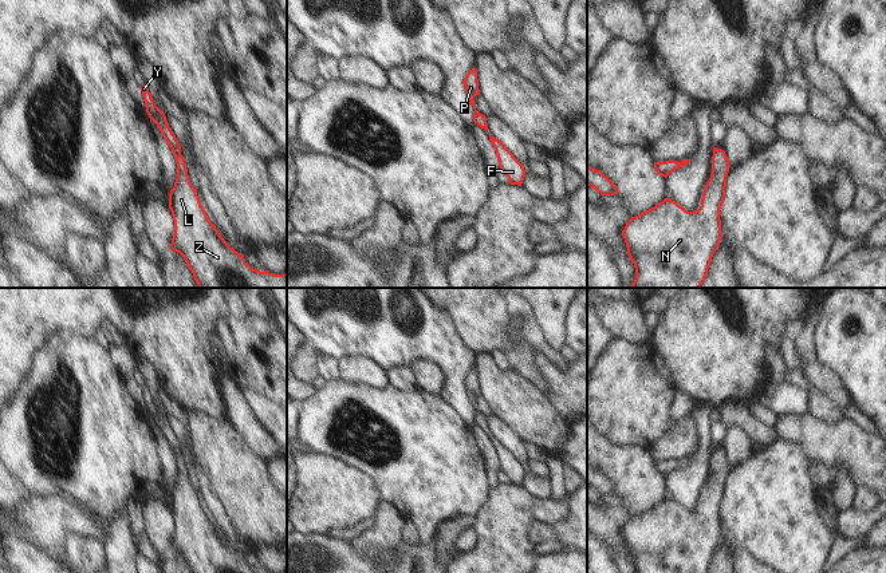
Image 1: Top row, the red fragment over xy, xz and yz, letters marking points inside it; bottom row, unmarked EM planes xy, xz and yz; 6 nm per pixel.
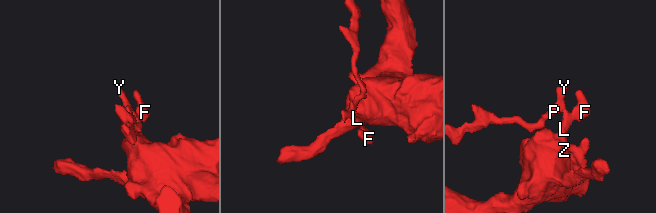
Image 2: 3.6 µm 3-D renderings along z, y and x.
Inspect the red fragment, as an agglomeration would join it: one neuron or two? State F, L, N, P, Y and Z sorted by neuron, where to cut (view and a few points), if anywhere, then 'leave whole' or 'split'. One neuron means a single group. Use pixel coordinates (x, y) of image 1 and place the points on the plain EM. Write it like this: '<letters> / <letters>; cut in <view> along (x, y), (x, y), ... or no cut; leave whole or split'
F L N P Y Z; no cut; leave whole

